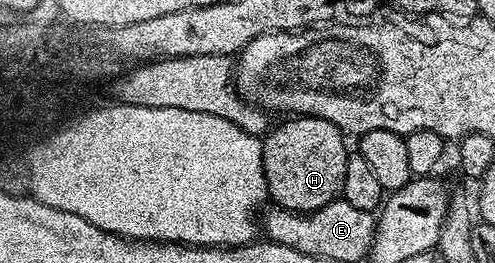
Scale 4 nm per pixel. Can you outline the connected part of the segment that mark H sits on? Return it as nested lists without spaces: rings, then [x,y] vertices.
[[[297,115],[282,121],[282,125],[274,124],[261,141],[263,171],[272,204],[293,213],[310,213],[338,200],[345,187],[350,154],[345,149],[346,134],[322,117]]]

